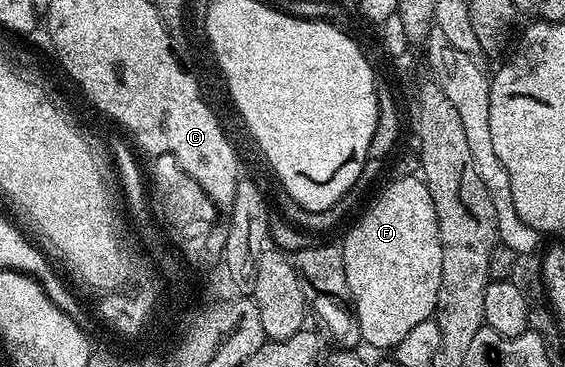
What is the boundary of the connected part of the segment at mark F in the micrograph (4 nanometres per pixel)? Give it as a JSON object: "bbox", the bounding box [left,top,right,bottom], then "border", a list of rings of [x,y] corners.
{"bbox":[341,178,441,349],"border":[[[392,178],[390,182],[376,197],[375,204],[356,221],[355,228],[344,237],[341,250],[362,342],[371,347],[394,349],[409,329],[435,314],[437,293],[441,289],[441,241],[433,197],[429,197],[429,189],[422,178]]]}

